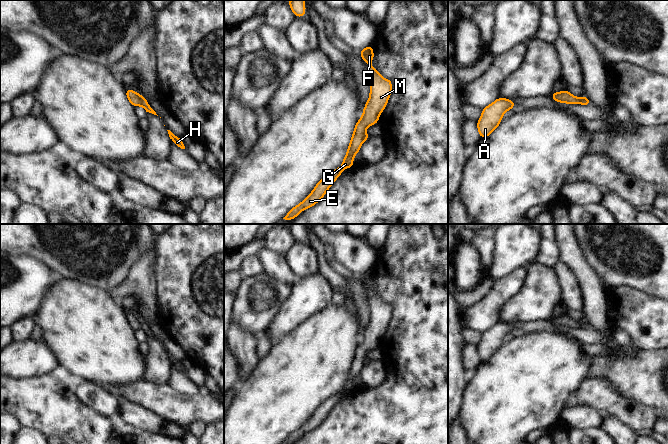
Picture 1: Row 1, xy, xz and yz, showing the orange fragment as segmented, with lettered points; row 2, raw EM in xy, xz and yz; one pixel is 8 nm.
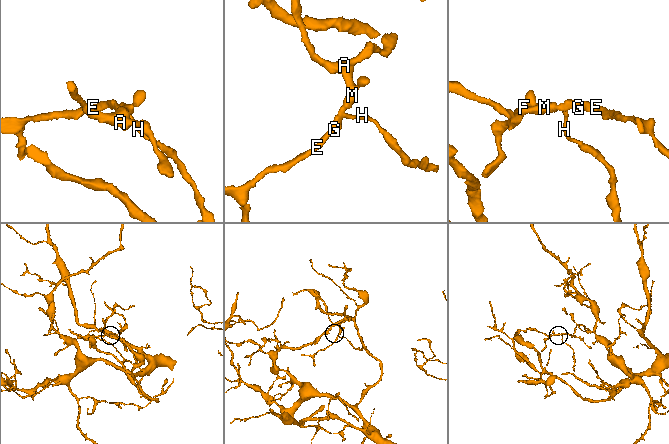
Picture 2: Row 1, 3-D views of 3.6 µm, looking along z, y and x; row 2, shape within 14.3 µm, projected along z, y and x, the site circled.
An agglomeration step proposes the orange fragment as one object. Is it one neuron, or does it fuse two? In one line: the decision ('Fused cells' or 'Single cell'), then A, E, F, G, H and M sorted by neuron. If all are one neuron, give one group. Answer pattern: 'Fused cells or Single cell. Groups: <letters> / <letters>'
Fused cells. Groups: A E F G M / H.

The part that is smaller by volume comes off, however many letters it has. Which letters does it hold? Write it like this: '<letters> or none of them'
H.

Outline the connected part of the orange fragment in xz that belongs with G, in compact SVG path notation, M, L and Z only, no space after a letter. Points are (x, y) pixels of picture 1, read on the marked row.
M372 44L362 49L359 54L362 57L363 62L368 63L367 76L370 82L370 94L367 103L364 105L363 115L358 119L358 122L354 127L354 132L342 165L321 179L312 192L301 203L288 211L287 215L283 218L285 220L292 221L303 210L318 203L335 180L340 177L345 168L354 168L353 158L360 152L360 147L364 142L363 137L366 133L366 128L378 123L379 115L387 106L387 102L392 92L392 80L383 78L374 66L370 64L370 62L374 60Z

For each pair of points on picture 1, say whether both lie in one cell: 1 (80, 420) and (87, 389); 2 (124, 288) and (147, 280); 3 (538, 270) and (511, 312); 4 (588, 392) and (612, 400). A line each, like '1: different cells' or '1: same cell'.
1: different cells
2: same cell
3: same cell
4: same cell

